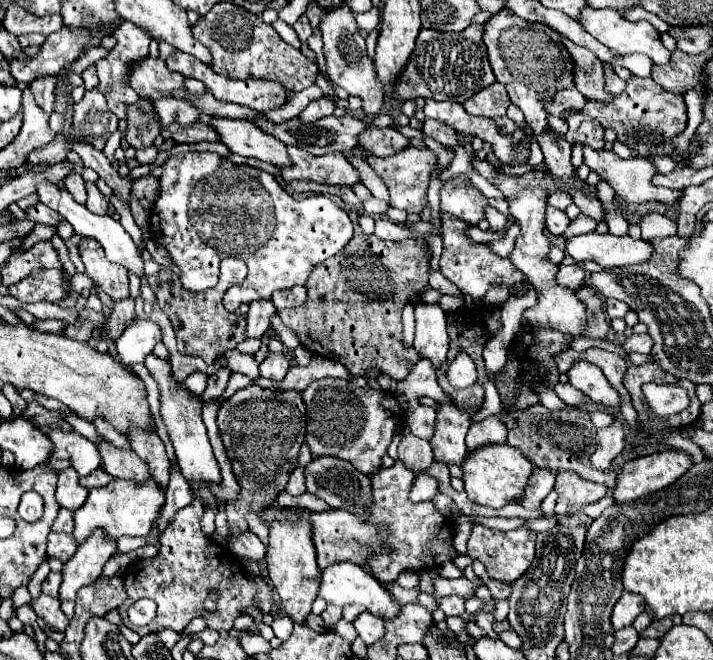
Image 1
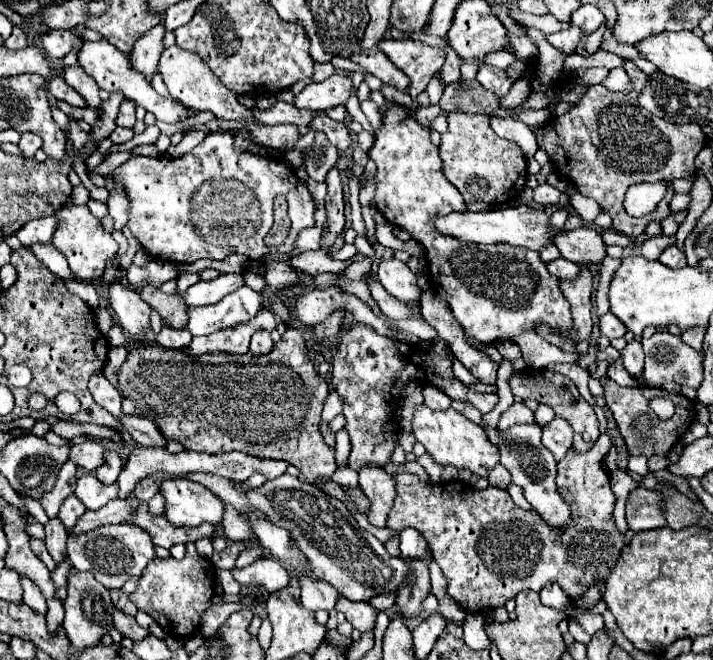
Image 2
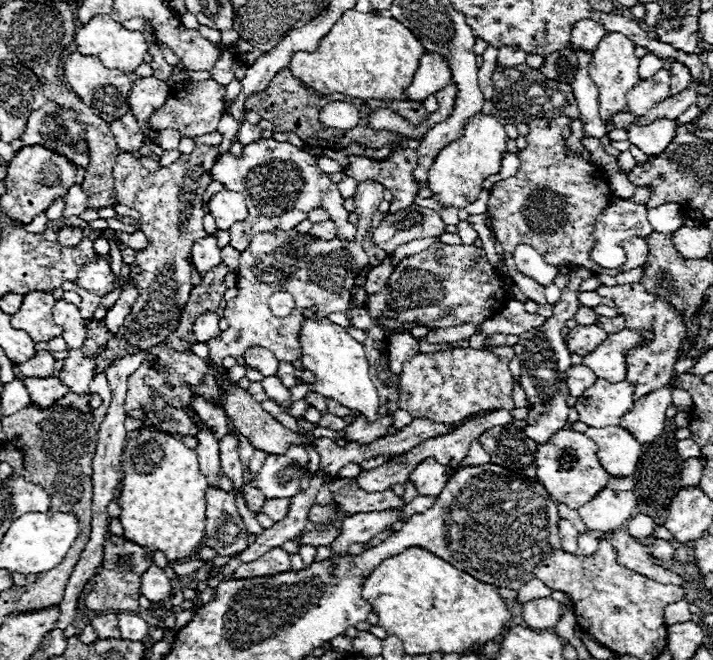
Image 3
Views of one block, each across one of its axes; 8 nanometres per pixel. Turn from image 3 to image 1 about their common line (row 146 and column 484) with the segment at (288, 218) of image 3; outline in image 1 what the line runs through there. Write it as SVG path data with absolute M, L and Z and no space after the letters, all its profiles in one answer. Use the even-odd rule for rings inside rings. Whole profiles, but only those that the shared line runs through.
M442 214L442 258L440 258L440 272L454 282L466 296L478 300L484 298L490 286L506 284L510 290L510 296L524 296L526 290L522 284L526 282L524 274L510 262L510 258L500 258L496 256L486 244L478 244L466 236L466 230L470 224L464 224L464 220L456 220L454 216Z

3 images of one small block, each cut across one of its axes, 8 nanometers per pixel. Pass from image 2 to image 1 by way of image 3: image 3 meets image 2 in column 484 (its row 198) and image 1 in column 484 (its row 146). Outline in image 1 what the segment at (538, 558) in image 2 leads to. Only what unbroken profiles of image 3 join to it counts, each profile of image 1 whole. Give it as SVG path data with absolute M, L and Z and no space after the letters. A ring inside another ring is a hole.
M480 524L472 526L472 536L468 540L468 556L474 560L484 562L488 576L498 580L498 582L512 582L516 580L516 576L522 576L528 566L532 564L532 556L534 556L534 544L536 544L536 534L532 530L490 530L484 528Z

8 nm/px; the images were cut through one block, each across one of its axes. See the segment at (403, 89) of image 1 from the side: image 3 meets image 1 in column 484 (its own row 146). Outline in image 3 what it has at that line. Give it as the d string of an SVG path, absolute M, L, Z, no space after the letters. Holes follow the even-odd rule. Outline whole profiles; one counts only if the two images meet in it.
M46 102L44 108L38 108L36 112L32 112L28 116L28 122L26 122L26 128L24 128L20 140L24 142L24 146L44 144L48 148L56 148L56 152L68 156L68 160L72 160L76 166L88 168L90 156L88 156L88 144L84 140L84 126L76 122L76 112L60 108L54 102Z

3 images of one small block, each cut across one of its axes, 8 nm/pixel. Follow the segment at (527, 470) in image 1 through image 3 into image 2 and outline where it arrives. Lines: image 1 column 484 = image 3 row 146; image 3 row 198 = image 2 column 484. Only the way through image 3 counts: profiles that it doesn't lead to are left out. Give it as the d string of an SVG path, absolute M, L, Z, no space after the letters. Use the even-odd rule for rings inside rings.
M420 404L414 410L412 418L412 434L418 442L424 444L428 454L438 464L450 464L456 468L468 468L476 476L488 476L490 470L498 464L498 448L486 438L482 428L468 420L464 414L448 408L444 412L430 410L426 404Z

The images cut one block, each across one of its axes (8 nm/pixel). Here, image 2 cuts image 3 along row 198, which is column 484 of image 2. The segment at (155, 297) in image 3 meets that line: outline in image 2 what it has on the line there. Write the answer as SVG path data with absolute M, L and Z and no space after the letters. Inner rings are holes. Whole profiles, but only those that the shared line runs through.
M448 114L448 130L442 134L440 158L444 160L444 176L458 188L466 202L486 202L492 206L514 202L526 186L528 164L522 150L514 142L498 138L490 128L488 116Z

